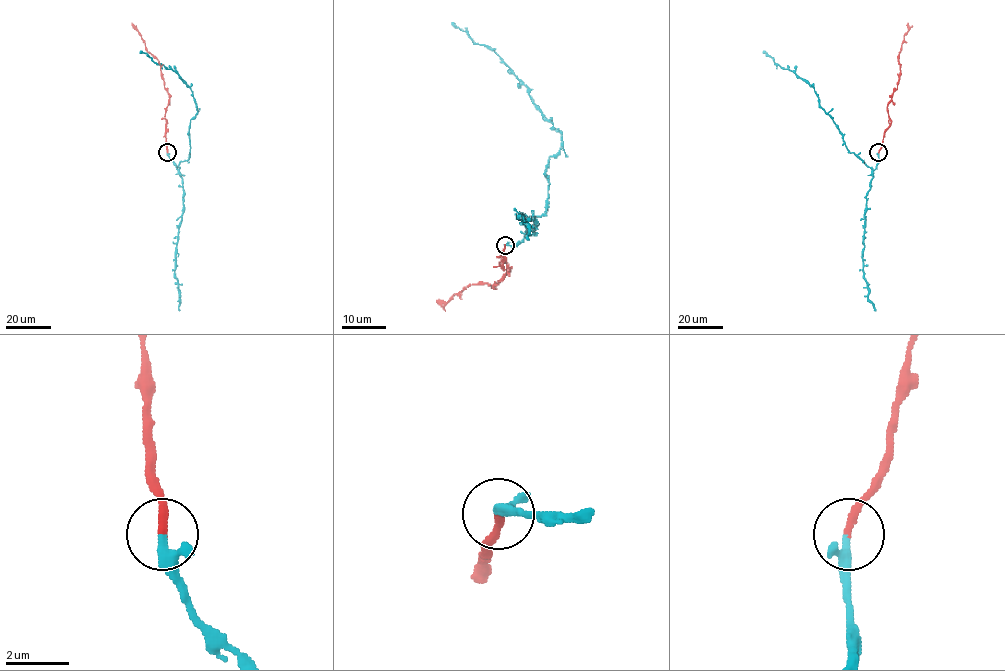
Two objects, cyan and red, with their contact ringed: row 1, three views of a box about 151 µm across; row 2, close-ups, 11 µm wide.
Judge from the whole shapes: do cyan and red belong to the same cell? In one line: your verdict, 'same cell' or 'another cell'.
same cell

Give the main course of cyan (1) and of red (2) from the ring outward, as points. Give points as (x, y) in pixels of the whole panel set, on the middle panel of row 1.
1: (505, 245), (516, 245), (527, 219), (545, 211), (545, 169), (562, 134), (504, 62), (451, 22)
2: (505, 245), (503, 268), (500, 265), (503, 262), (508, 270), (493, 287), (468, 285), (446, 302), (436, 301)

